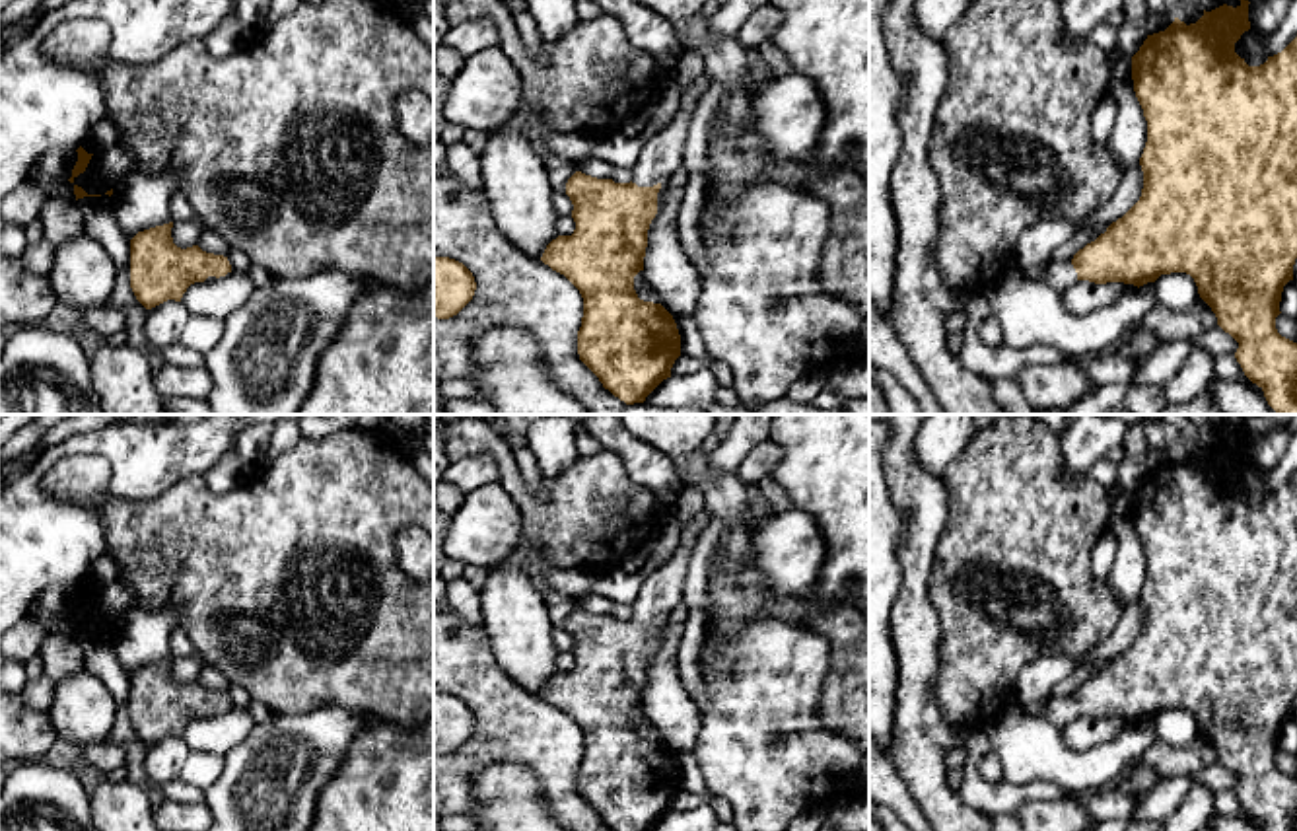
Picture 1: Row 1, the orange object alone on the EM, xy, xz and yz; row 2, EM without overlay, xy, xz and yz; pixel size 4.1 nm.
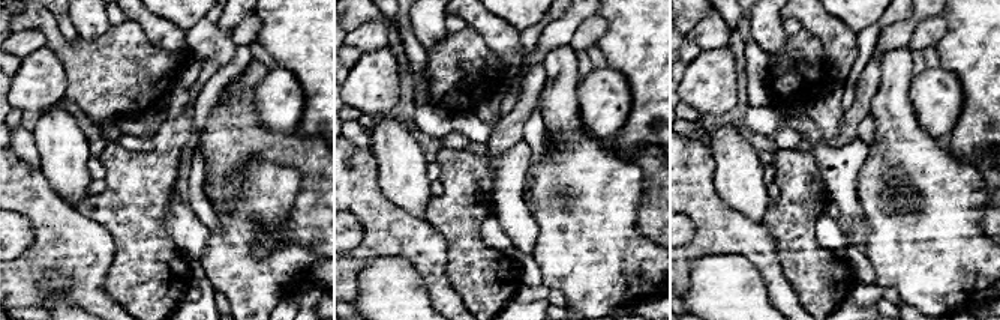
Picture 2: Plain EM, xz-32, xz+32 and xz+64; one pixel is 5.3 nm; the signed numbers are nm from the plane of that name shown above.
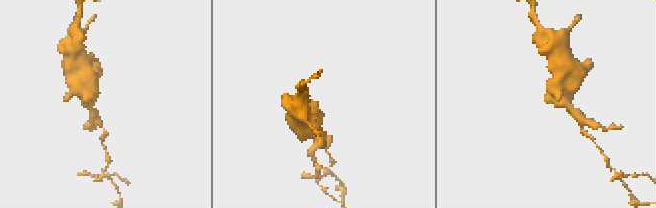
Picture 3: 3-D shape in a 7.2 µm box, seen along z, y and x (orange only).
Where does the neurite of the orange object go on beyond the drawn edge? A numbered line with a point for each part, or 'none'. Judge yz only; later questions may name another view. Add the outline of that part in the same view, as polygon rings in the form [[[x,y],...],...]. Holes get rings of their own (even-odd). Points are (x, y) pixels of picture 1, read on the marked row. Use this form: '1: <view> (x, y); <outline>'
1: yz (1056, 275); [[[1052,259],[1038,269],[1036,280],[1048,284],[1058,294],[1062,294],[1068,286],[1079,282],[1071,261],[1056,263]]]

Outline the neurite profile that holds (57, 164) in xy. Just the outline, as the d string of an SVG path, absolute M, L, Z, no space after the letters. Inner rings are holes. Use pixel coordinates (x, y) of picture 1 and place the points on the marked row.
M56 148L49 150L39 162L37 171L53 181L68 181L72 177L72 169L78 162L78 152L72 148Z

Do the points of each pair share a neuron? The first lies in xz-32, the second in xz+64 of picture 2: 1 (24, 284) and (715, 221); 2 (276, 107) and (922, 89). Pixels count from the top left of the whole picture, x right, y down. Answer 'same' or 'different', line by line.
1: same
2: same

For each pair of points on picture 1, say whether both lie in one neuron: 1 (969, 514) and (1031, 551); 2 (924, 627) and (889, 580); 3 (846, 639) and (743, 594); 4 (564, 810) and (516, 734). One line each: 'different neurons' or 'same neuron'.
1: same neuron
2: different neurons
3: same neuron
4: same neuron

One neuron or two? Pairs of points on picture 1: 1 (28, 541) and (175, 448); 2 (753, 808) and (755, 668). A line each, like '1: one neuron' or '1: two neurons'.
1: one neuron
2: one neuron

